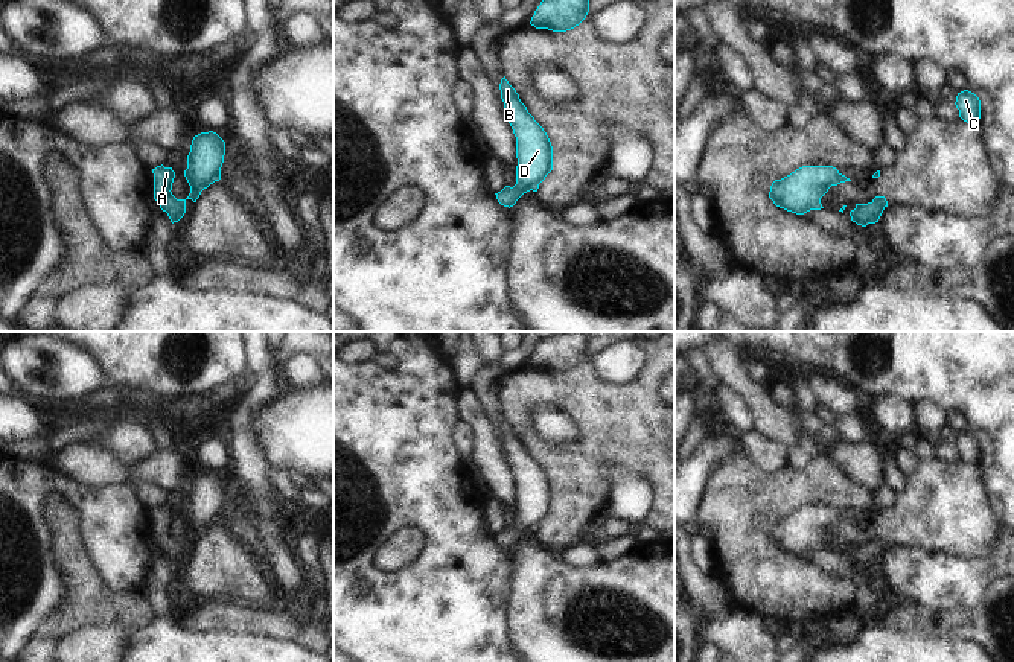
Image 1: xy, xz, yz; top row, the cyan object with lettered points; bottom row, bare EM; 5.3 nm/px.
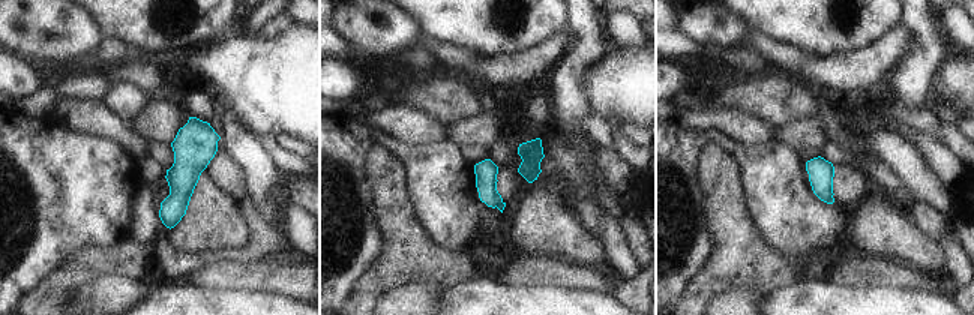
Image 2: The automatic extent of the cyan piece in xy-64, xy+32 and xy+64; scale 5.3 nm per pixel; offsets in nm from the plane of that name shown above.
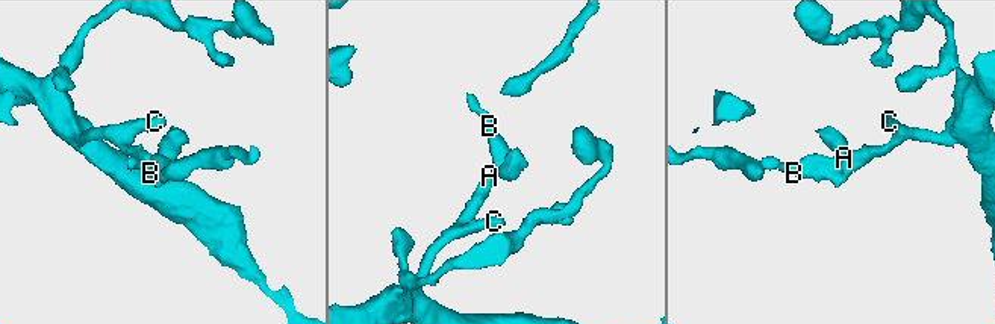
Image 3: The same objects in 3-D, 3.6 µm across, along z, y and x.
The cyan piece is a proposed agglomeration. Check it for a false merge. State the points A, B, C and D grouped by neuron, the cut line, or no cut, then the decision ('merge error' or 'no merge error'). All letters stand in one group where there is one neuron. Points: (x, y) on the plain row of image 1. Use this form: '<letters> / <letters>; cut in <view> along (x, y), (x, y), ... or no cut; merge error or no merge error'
A B C D; no cut; no merge error

